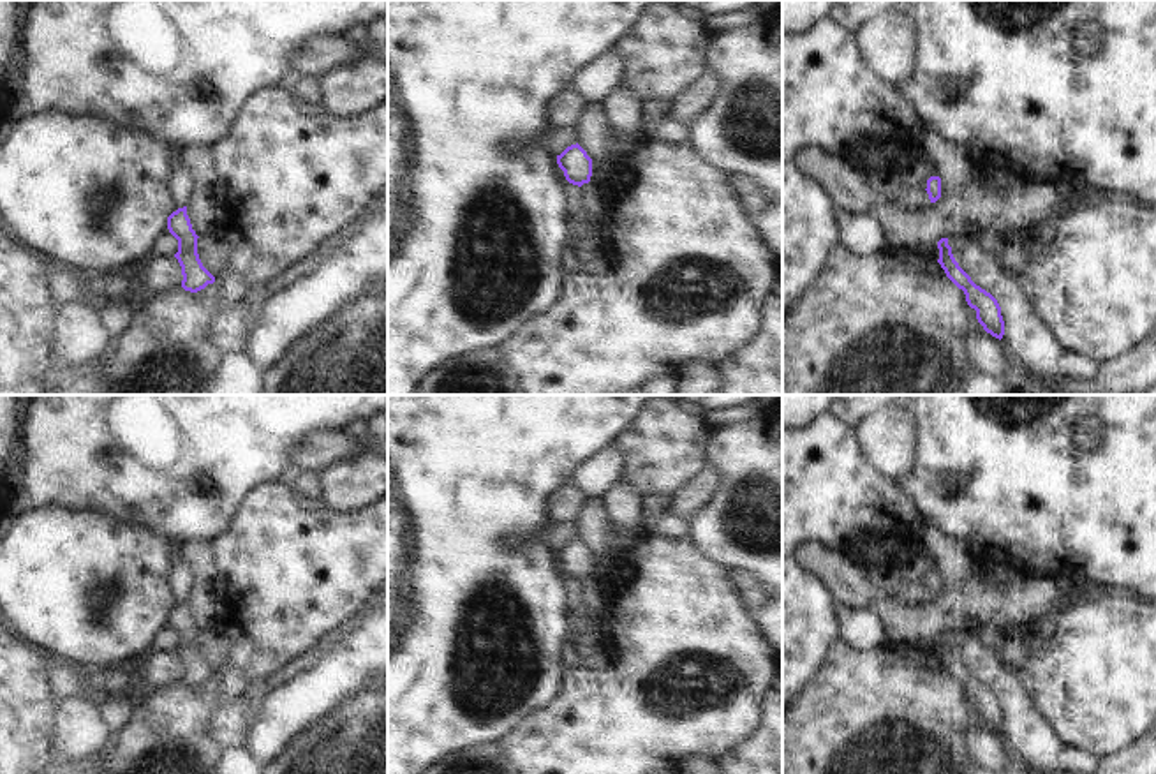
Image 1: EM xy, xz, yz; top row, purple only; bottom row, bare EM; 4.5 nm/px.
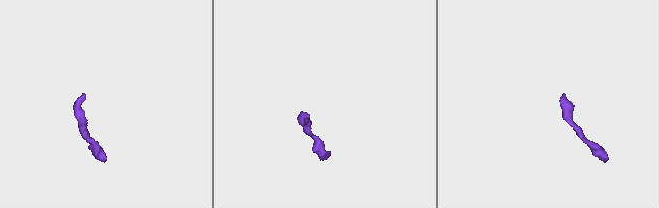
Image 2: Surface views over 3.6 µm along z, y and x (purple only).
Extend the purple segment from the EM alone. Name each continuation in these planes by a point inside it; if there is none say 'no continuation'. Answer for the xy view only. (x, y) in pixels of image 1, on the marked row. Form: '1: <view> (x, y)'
no continuation

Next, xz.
no continuation

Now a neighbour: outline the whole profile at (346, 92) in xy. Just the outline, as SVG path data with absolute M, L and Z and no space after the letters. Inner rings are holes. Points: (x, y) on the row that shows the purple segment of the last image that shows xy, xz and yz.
M365 56L317 78L321 108L337 118L354 118L388 102L388 62Z

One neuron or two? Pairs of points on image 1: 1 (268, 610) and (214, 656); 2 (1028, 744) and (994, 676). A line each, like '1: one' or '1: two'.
1: two
2: one

